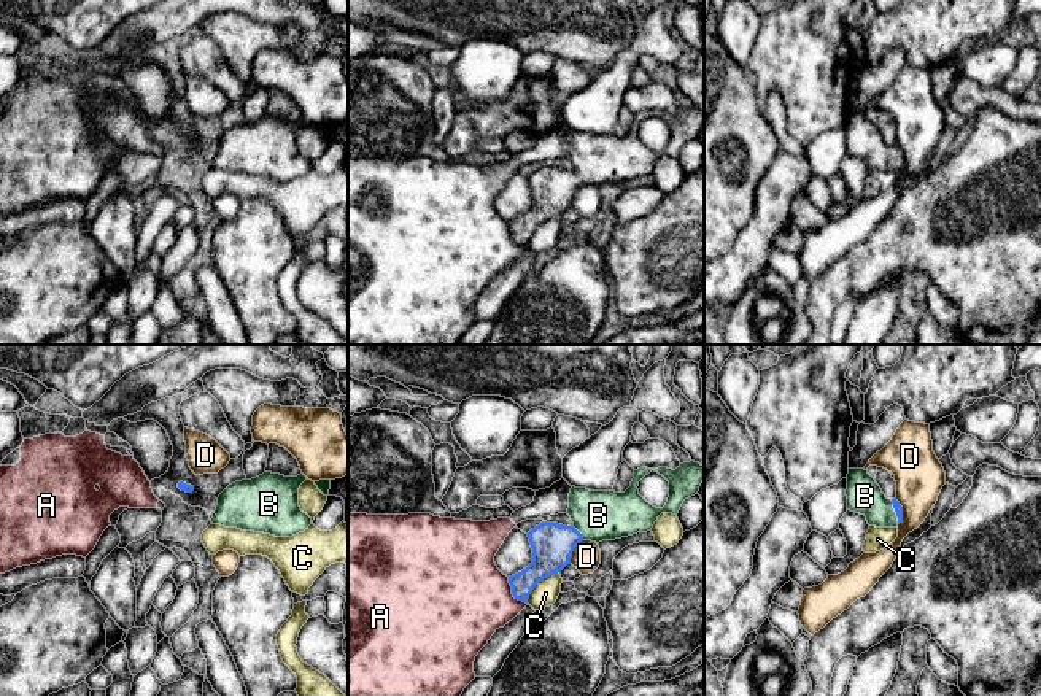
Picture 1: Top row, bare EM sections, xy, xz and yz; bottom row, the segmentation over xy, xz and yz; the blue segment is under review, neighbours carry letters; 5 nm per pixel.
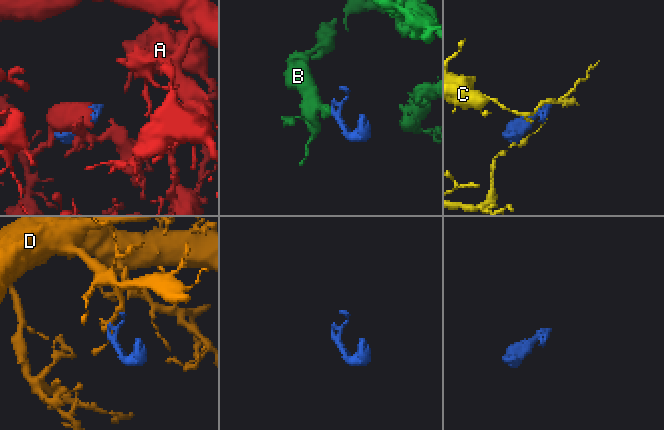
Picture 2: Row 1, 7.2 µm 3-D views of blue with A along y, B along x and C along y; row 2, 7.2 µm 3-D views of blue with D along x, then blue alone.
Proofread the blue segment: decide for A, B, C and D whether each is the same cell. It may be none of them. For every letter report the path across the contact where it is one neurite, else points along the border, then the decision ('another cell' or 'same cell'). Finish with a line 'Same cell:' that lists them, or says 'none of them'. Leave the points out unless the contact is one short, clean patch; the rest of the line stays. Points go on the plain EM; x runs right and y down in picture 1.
A: another cell
B: way yz (898, 153), (895, 154), (879, 154), (865, 140); same cell
C: another cell
D: another cell
Same cell: B

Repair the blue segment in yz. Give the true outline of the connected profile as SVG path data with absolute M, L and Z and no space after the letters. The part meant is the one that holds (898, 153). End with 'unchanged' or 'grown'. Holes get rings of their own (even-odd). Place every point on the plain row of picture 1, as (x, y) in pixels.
M849 113L847 154L865 159L869 170L896 172L903 167L903 151L887 143L880 130L865 113Z; grown

